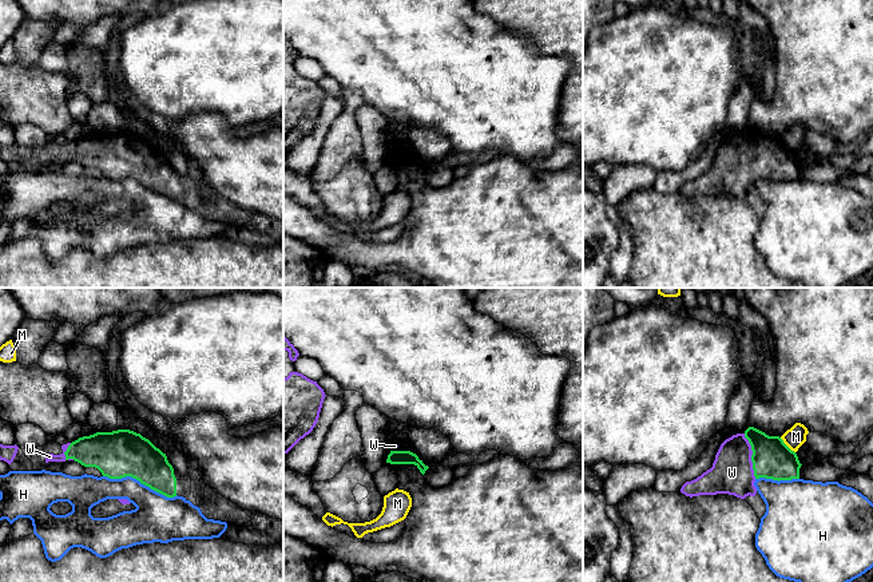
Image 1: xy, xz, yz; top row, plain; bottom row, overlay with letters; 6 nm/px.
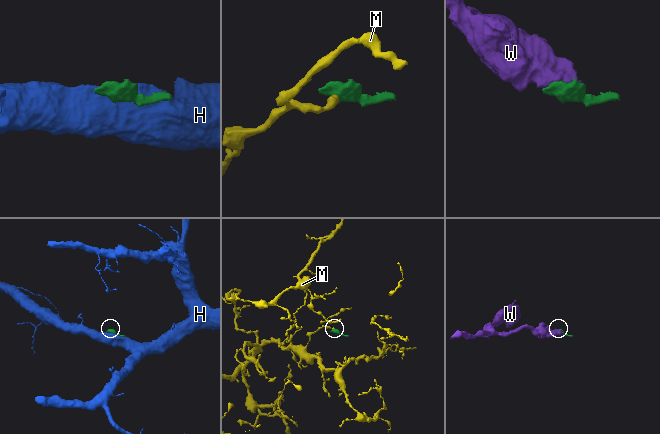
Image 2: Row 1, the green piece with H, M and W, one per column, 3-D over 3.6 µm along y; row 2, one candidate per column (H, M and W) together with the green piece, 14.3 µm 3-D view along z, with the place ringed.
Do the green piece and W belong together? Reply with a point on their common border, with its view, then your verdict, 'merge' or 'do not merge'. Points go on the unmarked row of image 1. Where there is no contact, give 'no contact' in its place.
meets green in yz at (752, 157); merge

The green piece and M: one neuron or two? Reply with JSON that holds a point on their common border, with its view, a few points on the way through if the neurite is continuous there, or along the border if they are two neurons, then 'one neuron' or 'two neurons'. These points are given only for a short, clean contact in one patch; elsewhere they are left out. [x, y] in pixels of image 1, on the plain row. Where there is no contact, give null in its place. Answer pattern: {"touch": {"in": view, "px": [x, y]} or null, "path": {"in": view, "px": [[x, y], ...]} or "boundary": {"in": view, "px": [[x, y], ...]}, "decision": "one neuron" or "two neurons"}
{"touch": {"in": "yz", "px": [786, 146]}, "boundary": {"in": "yz", "px": [[780, 138], [794, 153]]}, "decision": "two neurons"}

